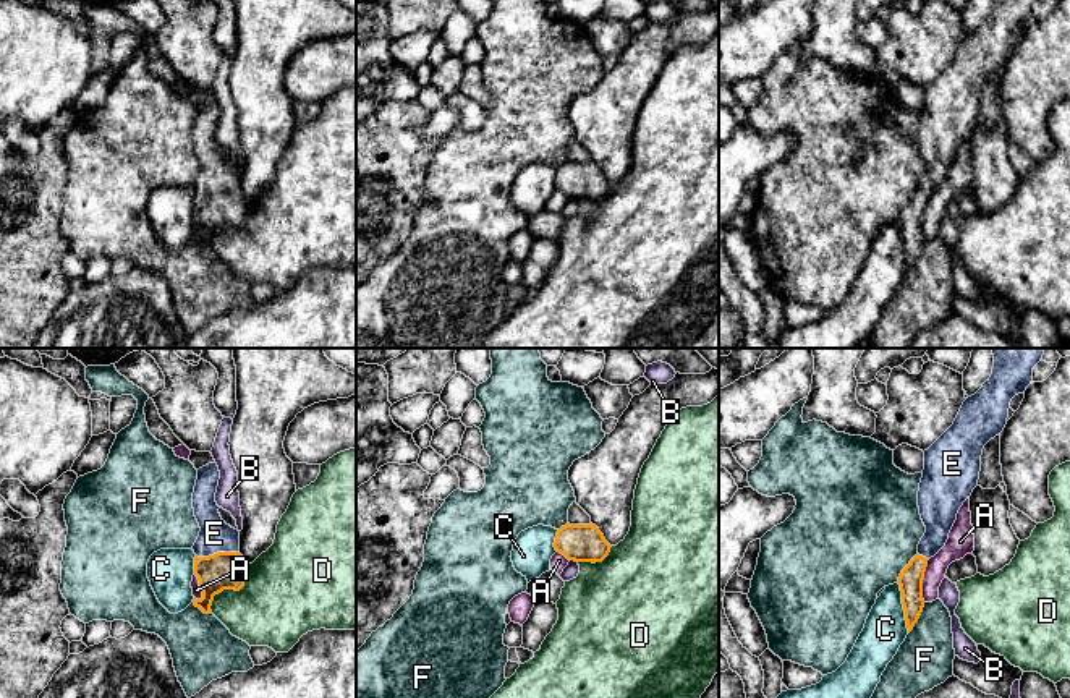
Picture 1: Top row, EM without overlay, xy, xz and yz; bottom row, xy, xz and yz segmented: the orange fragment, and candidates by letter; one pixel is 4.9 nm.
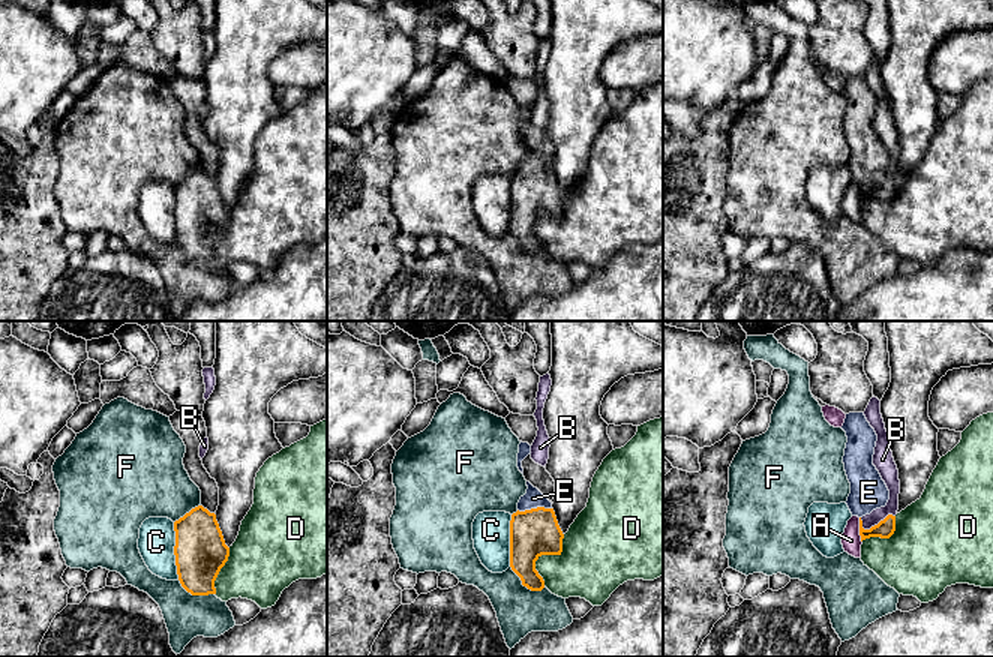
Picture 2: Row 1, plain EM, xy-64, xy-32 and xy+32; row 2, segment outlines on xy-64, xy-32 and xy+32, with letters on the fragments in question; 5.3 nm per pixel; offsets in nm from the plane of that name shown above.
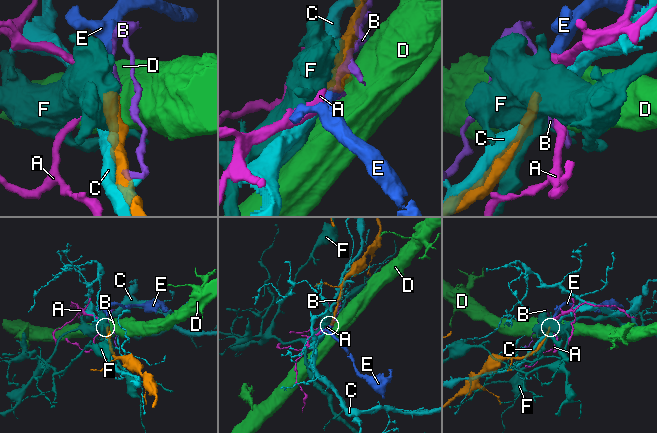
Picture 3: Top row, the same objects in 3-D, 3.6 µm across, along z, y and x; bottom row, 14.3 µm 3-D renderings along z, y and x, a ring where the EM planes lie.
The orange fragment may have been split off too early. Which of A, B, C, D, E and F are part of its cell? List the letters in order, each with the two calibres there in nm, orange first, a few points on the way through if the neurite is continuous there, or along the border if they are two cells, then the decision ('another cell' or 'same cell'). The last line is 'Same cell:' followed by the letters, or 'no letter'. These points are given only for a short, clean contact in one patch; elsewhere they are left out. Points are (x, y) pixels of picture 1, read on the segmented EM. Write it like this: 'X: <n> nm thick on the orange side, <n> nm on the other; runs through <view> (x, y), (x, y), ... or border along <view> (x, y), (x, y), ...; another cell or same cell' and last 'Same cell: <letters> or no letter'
A: 120 nm thick on the orange side, 120 nm on the other; border along yz (929, 559), (925, 569), (923, 601); another cell
B: 190 nm thick on the orange side, 70 nm on the other; border along xz (570, 559), (577, 562); another cell
C: 120 nm thick on the orange side, 200 nm on the other; another cell
D: 190 nm thick on the orange side, 380 nm on the other; another cell
E: 190 nm thick on the orange side, 160 nm on the other; runs through xy (224, 570), (217, 564), (217, 553), (216, 536); same cell
F: 120 nm thick on the orange side, 280 nm on the other; another cell
Same cell: E

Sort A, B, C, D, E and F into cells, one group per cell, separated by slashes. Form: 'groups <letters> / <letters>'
groups A / B / C / D / E / F

